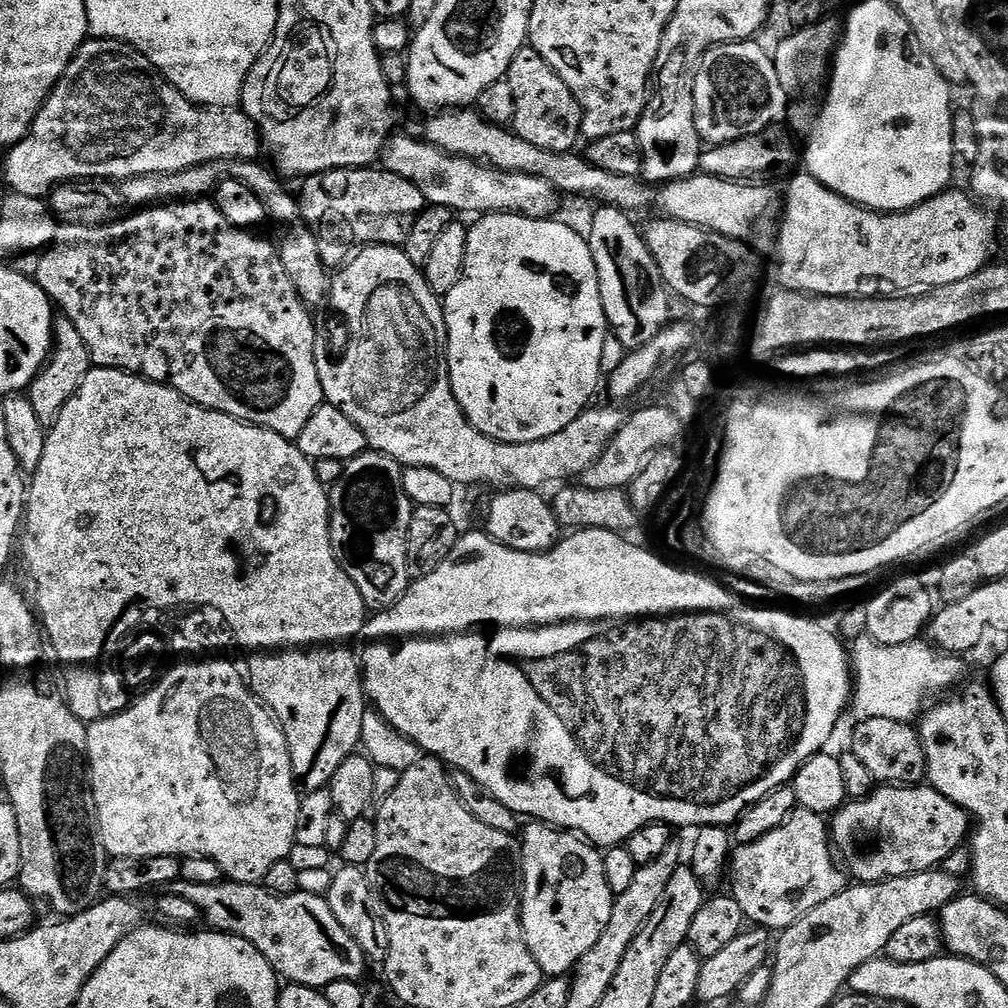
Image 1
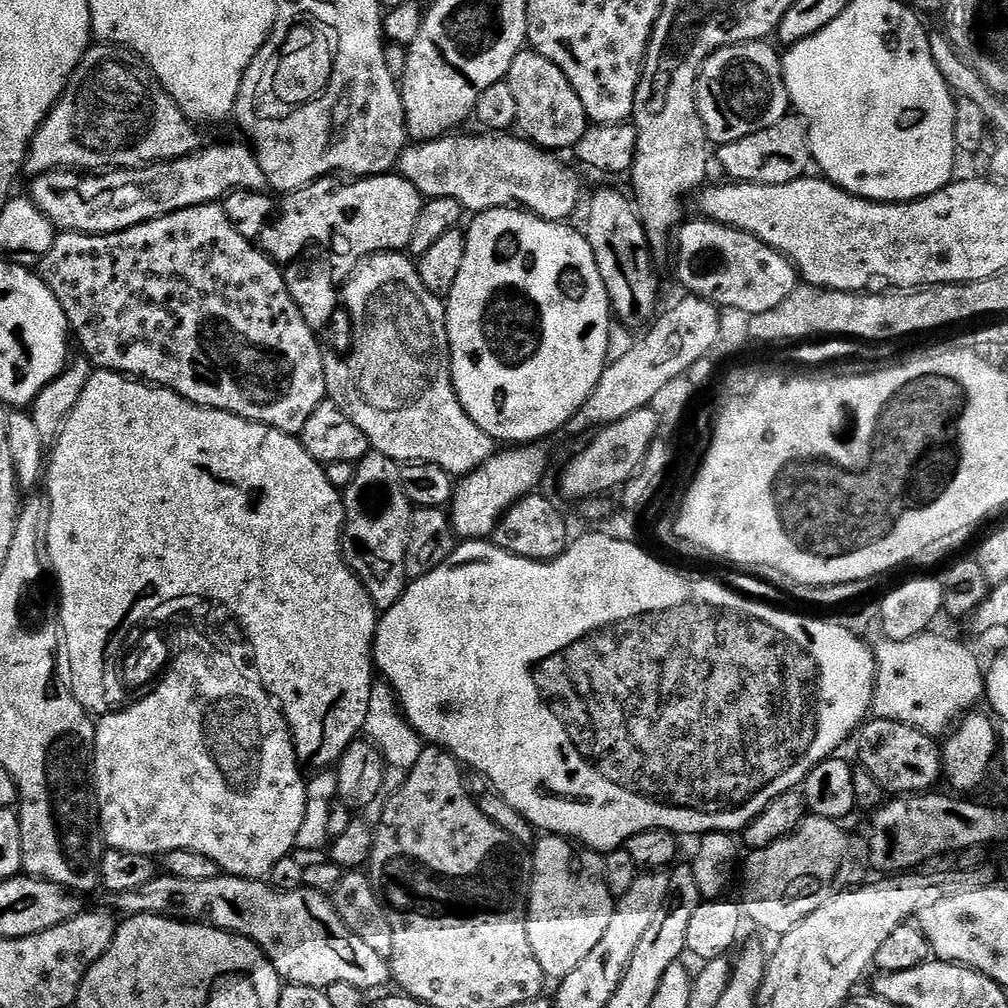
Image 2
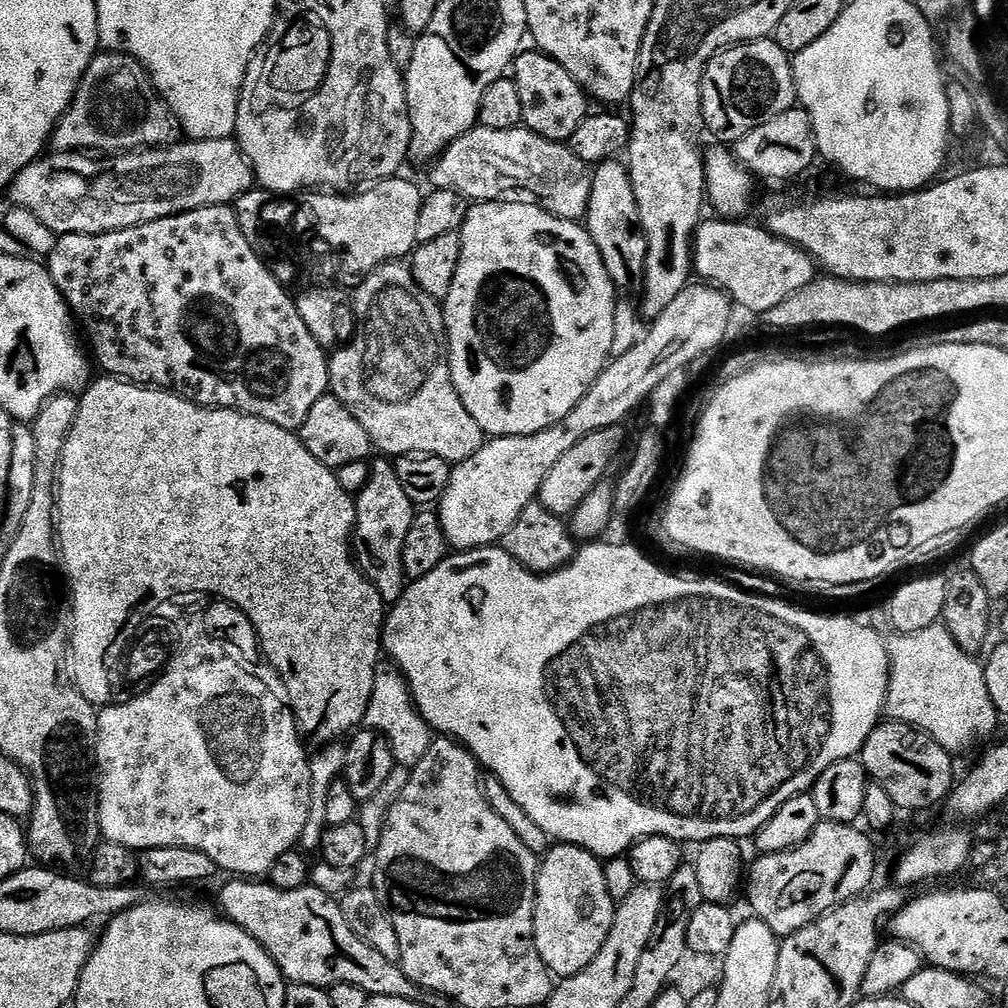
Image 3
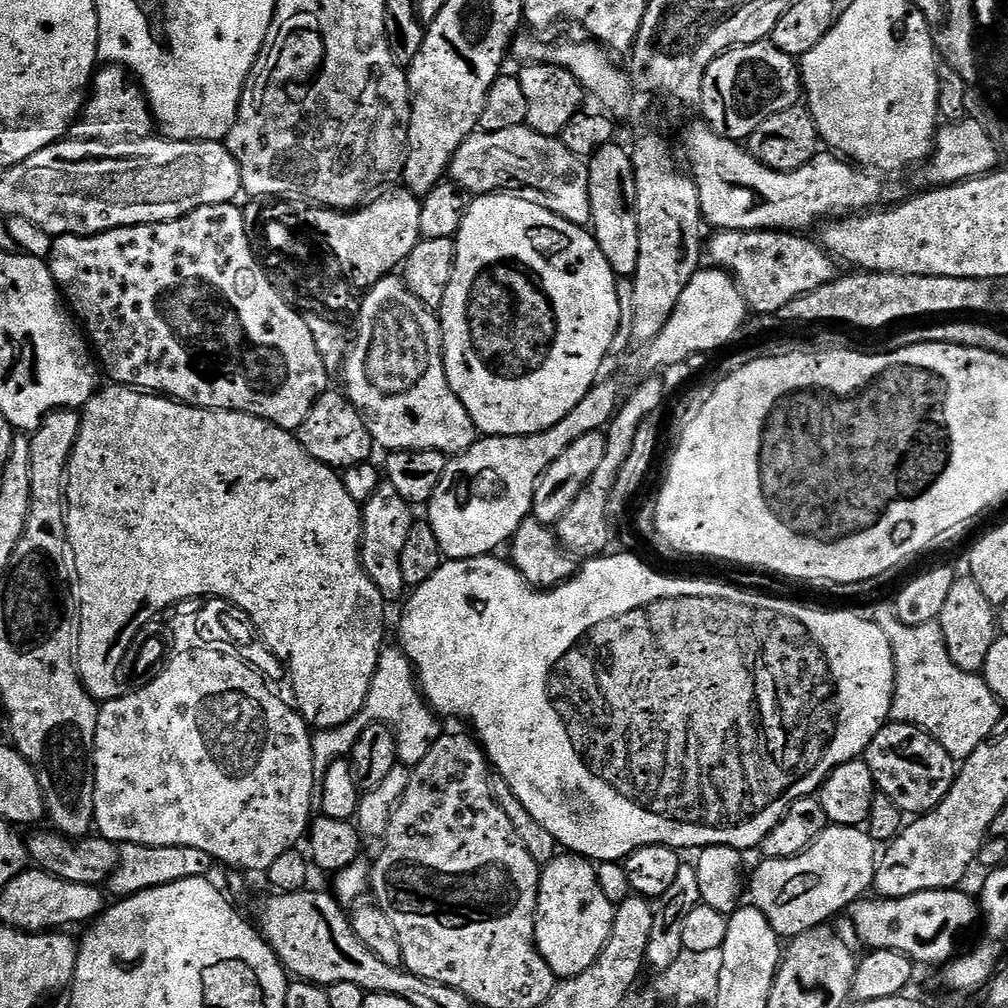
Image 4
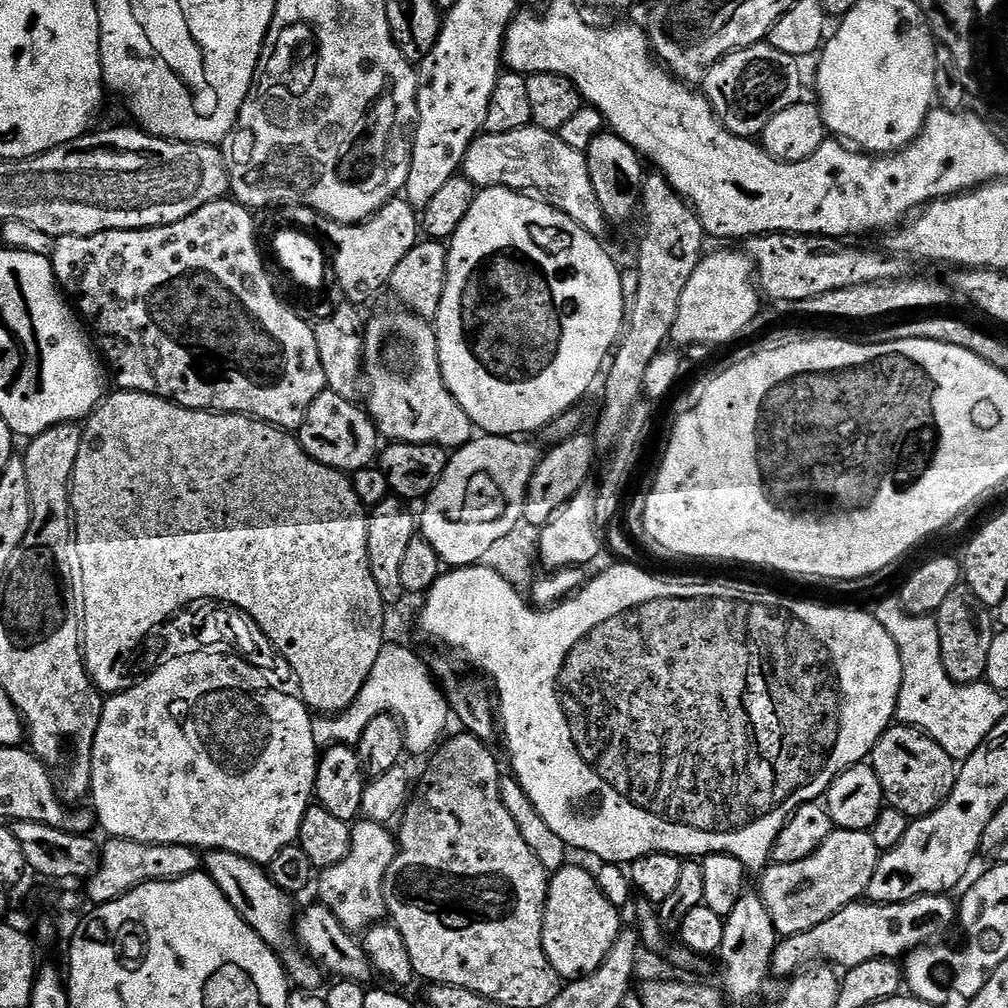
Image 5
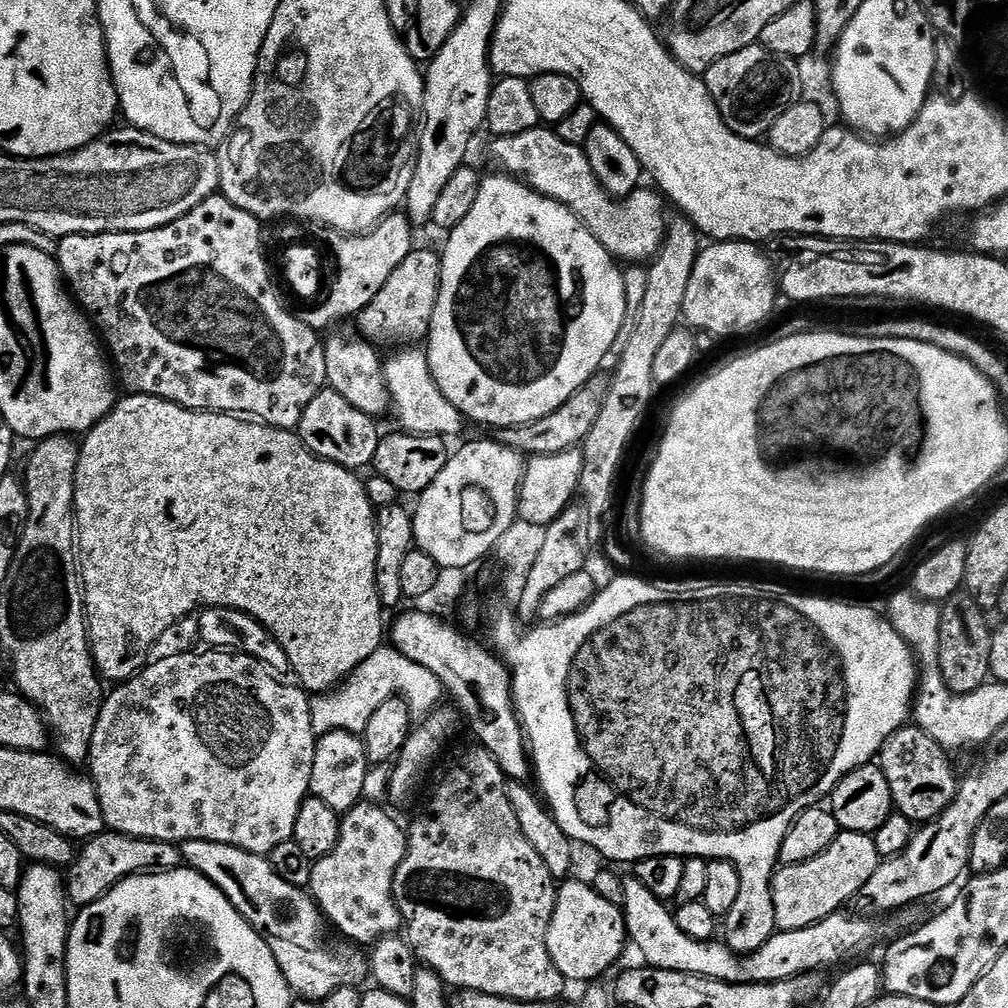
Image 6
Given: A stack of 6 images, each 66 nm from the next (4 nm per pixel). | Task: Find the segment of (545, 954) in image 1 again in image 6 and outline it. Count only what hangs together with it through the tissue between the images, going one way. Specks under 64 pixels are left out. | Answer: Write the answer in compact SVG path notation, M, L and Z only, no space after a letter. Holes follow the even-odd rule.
M569 878L557 887L556 905L546 934L546 946L550 950L550 958L554 966L558 966L565 981L592 980L588 982L596 982L599 981L596 980L599 976L606 975L619 962L620 955L624 952L624 944L626 948L629 943L628 931L622 909L606 902L606 898L602 898L602 894L598 894L591 883L584 881L583 884L582 881L576 879Z

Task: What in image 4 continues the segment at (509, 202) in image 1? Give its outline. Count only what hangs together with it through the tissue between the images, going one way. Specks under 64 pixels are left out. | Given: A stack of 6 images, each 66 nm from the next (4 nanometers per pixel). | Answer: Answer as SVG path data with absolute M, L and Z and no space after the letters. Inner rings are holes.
M530 127L497 132L472 133L458 146L452 165L448 167L451 183L469 194L521 196L562 218L566 222L587 225L592 218L588 197L588 166L579 160L559 138L543 136Z

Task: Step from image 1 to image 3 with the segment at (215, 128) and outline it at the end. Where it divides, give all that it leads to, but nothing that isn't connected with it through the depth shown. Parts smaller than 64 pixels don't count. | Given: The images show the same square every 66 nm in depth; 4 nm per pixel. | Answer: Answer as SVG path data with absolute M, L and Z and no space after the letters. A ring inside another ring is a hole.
M101 51L90 62L70 106L64 111L64 116L56 123L52 131L51 147L56 152L83 152L85 154L123 154L138 152L145 148L163 148L173 143L174 117L170 109L164 105L152 85L143 66L125 52Z

